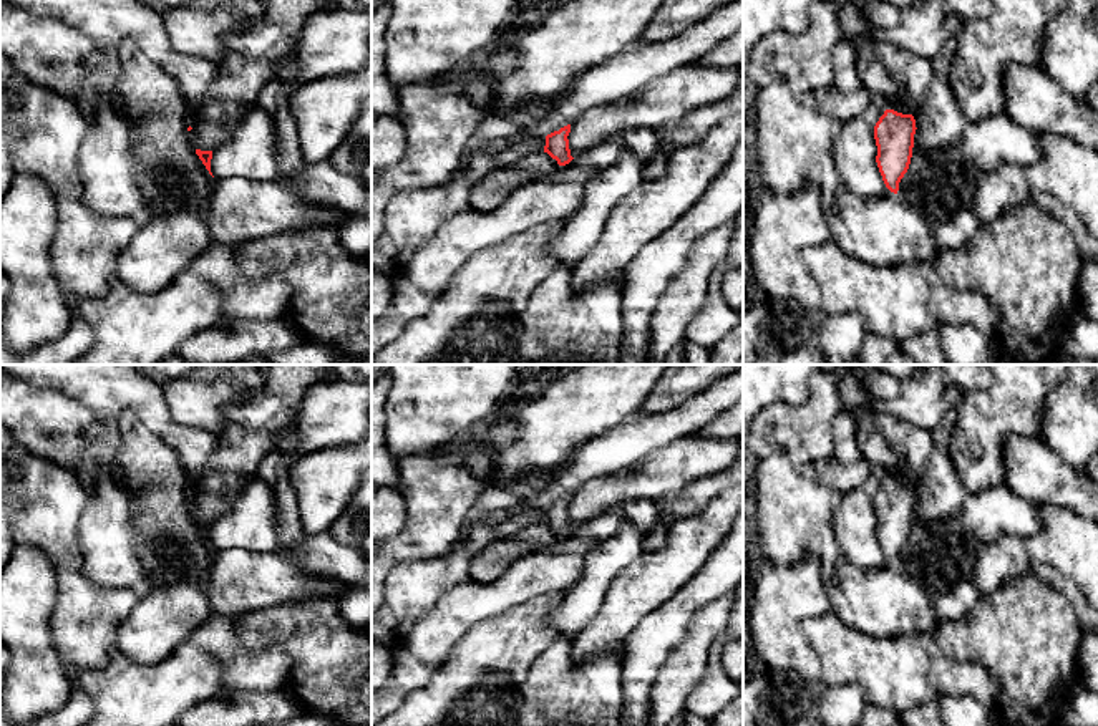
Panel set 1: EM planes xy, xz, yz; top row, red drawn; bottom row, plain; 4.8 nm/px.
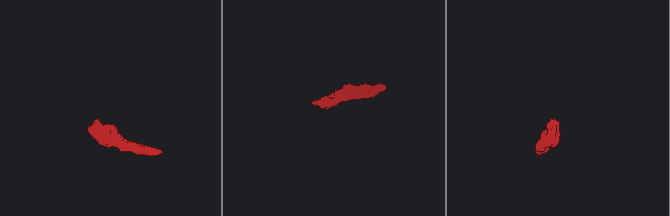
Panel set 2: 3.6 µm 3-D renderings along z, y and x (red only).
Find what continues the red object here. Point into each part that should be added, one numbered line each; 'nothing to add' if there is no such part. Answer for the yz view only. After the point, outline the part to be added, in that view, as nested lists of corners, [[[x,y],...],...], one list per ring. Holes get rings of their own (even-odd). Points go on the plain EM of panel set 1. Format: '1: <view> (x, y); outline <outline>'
nothing to add

